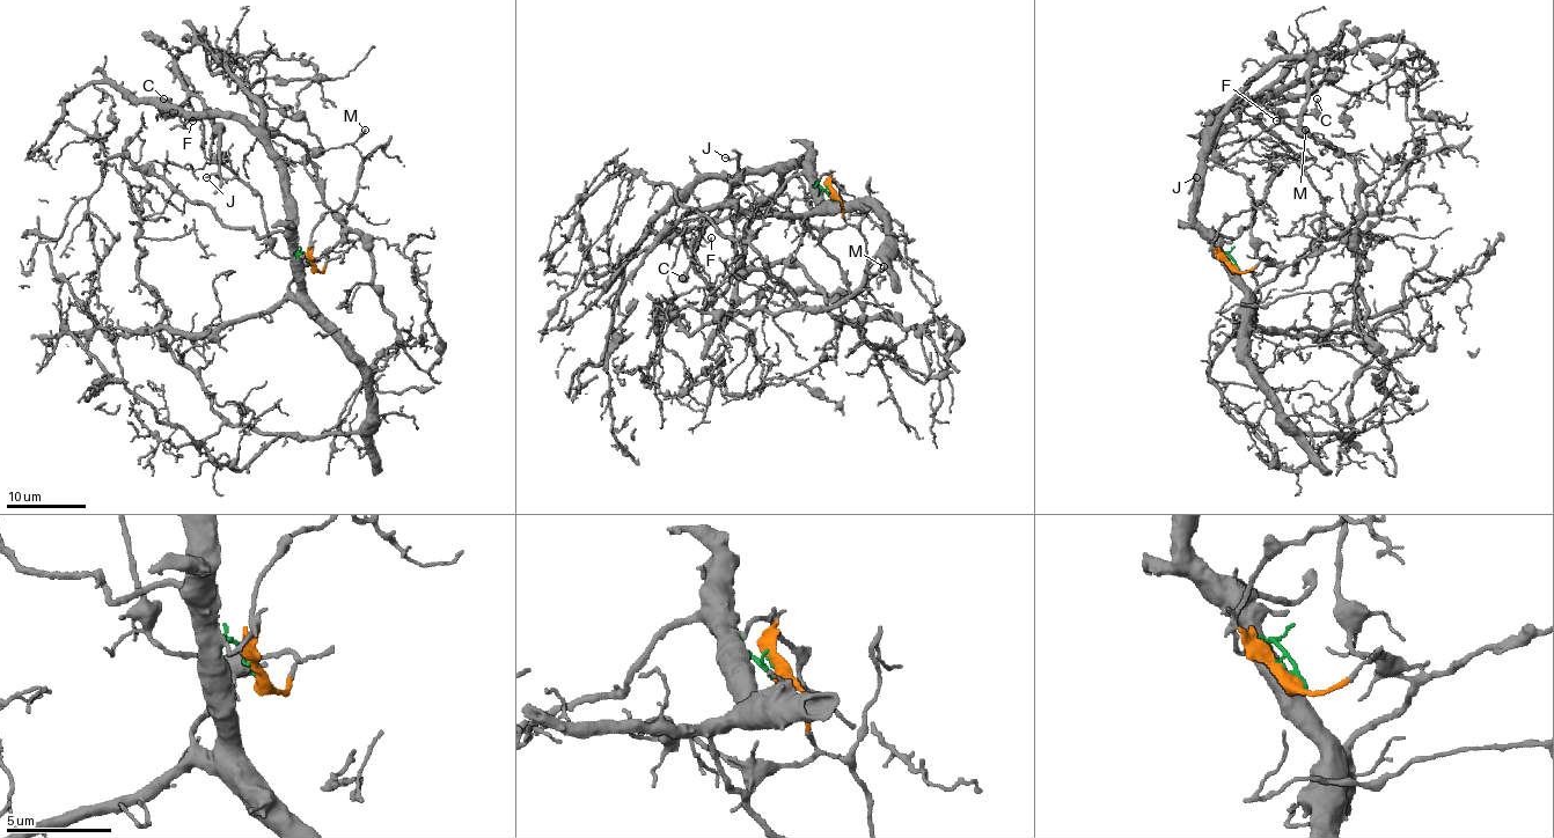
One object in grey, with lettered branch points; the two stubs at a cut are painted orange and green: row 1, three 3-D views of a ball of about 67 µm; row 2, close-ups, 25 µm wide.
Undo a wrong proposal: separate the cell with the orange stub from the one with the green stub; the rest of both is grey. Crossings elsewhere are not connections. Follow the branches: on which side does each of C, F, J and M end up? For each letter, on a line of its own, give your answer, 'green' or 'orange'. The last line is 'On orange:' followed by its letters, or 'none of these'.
C: orange
F: orange
J: orange
M: orange
On orange: C, F, J, M

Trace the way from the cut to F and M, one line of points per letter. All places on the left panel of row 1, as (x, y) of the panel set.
F: (313, 266), (322, 271), (327, 258), (273, 251), (259, 196), (225, 163), (198, 96), (180, 107), (191, 120)
M: (313, 266), (327, 258), (273, 251), (176, 59), (202, 45), (308, 149), (366, 130)

